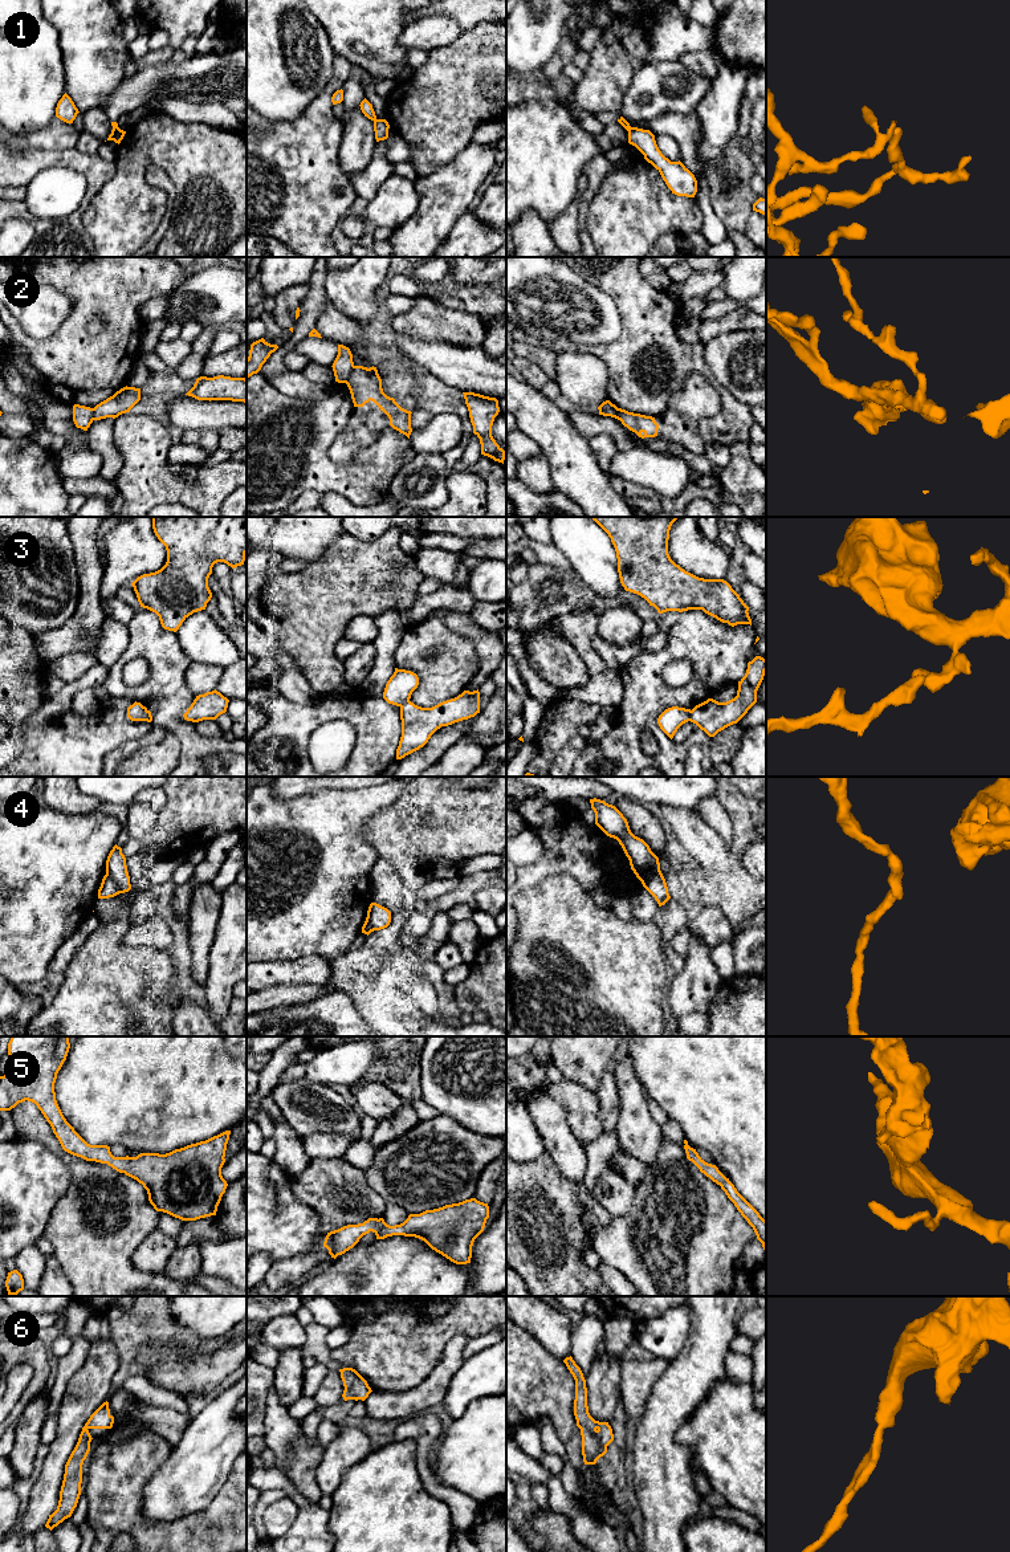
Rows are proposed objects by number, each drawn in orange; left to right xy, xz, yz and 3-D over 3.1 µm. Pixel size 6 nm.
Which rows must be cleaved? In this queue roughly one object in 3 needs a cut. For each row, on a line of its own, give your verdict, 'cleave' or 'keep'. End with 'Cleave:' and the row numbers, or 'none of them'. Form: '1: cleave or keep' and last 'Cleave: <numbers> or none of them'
1: cleave
2: cleave
3: cleave
4: cleave
5: keep
6: keep
Cleave: 1, 2, 3, 4

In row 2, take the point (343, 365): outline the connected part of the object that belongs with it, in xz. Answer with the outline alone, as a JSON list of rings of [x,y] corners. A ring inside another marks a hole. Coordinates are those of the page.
[[[338,345],[338,355],[331,367],[335,382],[345,383],[354,370],[353,354],[349,347]]]

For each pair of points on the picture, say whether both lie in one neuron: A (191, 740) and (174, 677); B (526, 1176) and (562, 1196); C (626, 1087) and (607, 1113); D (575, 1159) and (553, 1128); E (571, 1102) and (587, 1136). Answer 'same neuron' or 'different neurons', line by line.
A: same neuron
B: same neuron
C: different neurons
D: same neuron
E: same neuron

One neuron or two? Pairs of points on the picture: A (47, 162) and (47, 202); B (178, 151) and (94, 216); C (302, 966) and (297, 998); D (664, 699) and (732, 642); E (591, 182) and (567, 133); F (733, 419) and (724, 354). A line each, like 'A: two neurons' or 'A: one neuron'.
A: two neurons
B: one neuron
C: two neurons
D: one neuron
E: two neurons
F: two neurons

